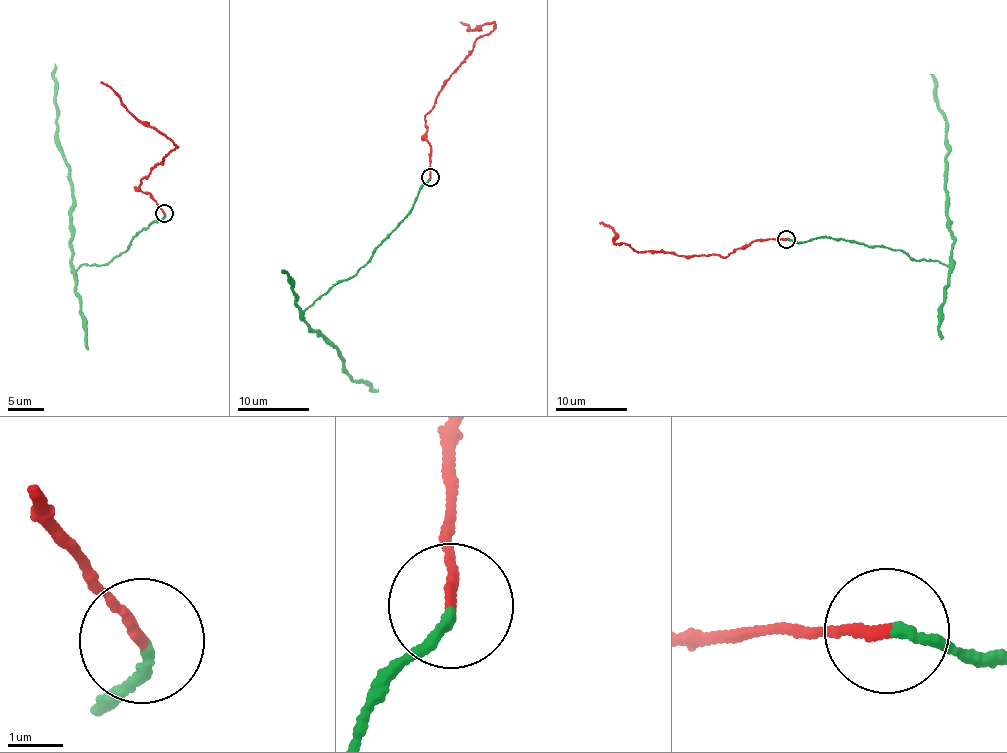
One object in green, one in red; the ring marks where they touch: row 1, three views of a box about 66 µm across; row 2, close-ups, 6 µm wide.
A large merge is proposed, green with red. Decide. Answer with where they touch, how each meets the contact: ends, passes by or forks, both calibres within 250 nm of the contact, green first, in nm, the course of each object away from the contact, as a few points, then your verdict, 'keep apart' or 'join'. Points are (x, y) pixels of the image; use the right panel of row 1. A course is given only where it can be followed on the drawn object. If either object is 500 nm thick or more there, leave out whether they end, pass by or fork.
at (786, 239); green ends there; red ends there; 190 nm thick on the green side, 180 nm on the other; green runs (786, 239), (822, 237), (903, 251), (915, 261), (949, 263), (954, 236), (947, 216), (945, 116), (930, 74); red runs (786, 239), (749, 243), (726, 256), (685, 257), (637, 252), (617, 243), (612, 239), (618, 235), (599, 223); join

